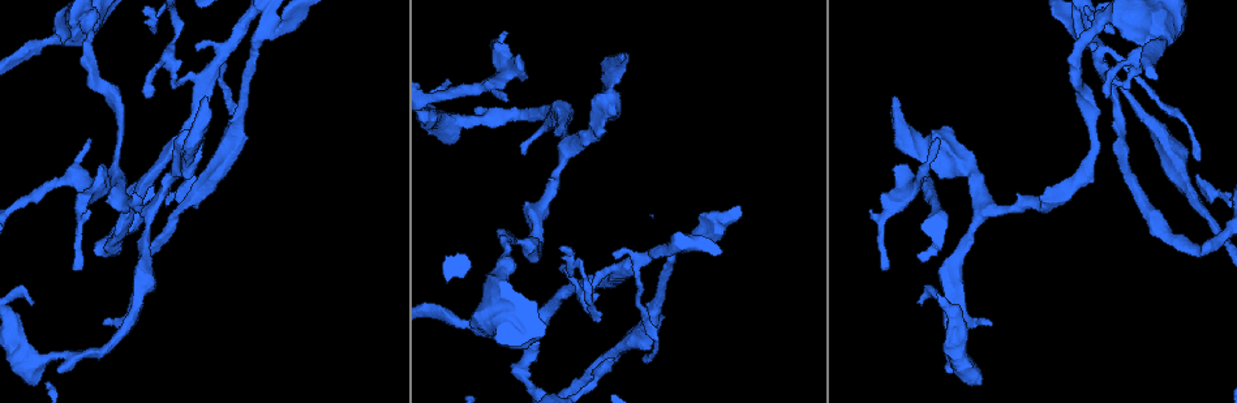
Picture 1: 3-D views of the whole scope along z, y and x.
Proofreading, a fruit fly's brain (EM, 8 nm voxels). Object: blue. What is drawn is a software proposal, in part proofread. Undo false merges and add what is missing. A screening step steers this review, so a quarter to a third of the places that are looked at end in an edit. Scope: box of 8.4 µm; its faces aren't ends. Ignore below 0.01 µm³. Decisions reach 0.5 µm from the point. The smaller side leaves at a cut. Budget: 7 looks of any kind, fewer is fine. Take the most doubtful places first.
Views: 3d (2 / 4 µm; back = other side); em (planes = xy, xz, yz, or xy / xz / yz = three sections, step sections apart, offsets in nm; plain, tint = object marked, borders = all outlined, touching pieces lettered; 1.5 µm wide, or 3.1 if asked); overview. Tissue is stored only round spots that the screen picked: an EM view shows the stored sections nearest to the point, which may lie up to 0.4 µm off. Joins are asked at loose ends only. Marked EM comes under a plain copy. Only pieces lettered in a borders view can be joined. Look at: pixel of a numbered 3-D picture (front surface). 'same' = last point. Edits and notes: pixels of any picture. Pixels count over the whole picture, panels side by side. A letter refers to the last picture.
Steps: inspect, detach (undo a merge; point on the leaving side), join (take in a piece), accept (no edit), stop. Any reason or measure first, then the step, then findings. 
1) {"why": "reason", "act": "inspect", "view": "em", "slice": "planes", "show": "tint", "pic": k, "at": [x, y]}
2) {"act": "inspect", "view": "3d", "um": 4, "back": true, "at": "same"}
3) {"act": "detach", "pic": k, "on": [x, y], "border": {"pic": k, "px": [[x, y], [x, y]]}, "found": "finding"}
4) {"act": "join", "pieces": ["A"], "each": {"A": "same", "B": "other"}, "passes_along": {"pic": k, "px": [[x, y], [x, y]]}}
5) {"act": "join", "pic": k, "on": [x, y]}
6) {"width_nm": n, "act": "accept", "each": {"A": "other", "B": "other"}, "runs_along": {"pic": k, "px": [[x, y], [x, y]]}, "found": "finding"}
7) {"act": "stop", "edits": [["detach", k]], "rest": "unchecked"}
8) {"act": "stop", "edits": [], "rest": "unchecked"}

{"why": "free end", "act": "inspect", "view": "3d", "um": 2, "pic": 1, "at": [105, 323]}

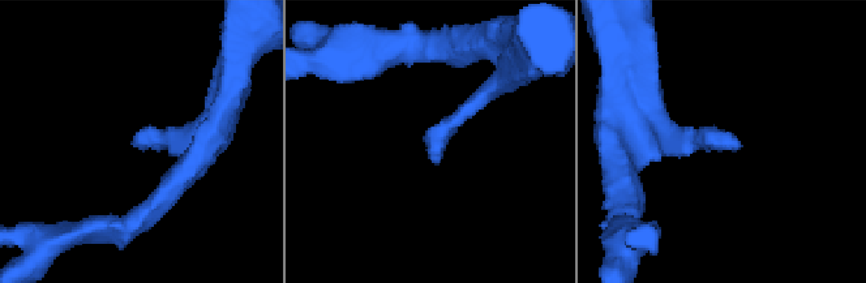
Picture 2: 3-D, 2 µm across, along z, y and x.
{"act": "inspect", "view": "em", "slice": "planes", "show": "tint", "pic": 2, "at": [144, 149]}

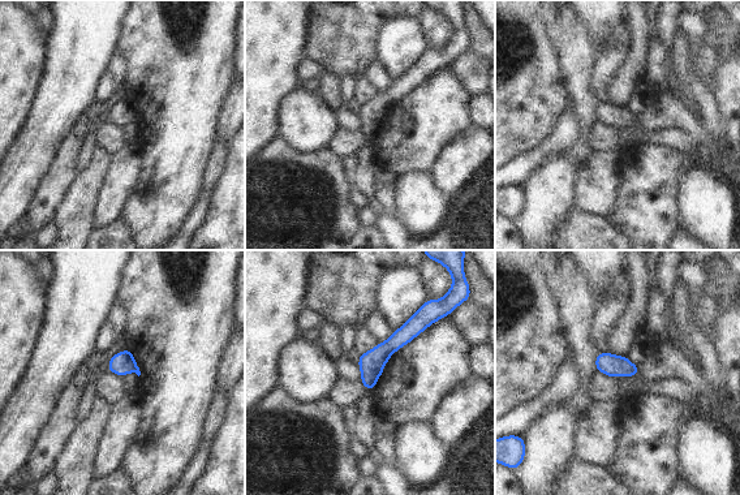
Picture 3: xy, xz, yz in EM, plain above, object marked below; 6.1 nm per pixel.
{"act": "inspect", "view": "em", "slice": "planes", "show": "borders", "at": "same"}

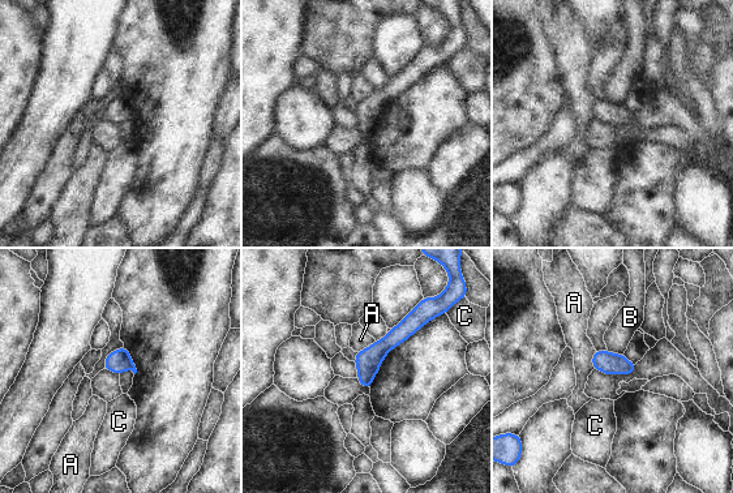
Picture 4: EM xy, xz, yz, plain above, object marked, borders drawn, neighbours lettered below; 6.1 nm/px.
{"width_nm": 140, "act": "accept", "each": {"A": "other", "B": "other", "C": "other"}, "runs_along": {"pic": 4, "px": [[415, 313], [368, 363], [365, 384]]}, "found": "none of them fits"}

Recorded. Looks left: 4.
{"why": "free end", "act": "inspect", "view": "em", "slice": "xz", "step": 4, "show": "borders", "pic": 1, "at": [149, 96]}

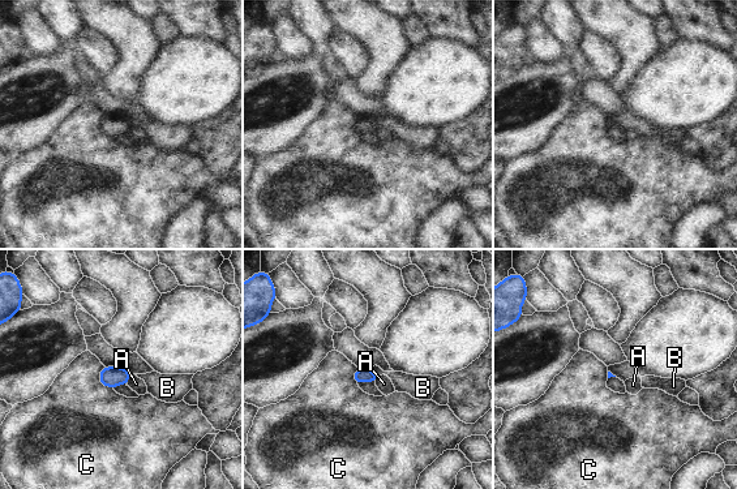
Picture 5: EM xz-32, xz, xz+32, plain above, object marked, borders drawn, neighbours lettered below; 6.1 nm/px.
{"act": "accept", "each": {"A": "other", "B": "other", "C": "other"}, "border": {"pic": 5, "px": [[368, 367], [378, 376]]}, "found": "none of them fits"}

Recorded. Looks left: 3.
{"why": "sudden change in width", "act": "inspect", "view": "3d", "um": 4, "pic": 1, "at": [499, 47]}

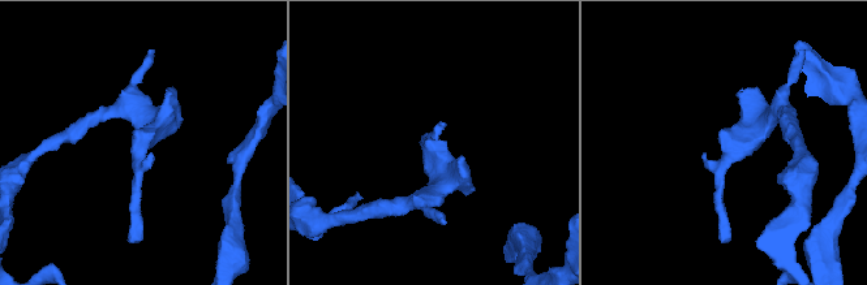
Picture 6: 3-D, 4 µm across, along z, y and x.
{"act": "inspect", "view": "em", "slice": "xy", "step": 8, "show": "tint", "pic": 6, "at": [727, 160]}

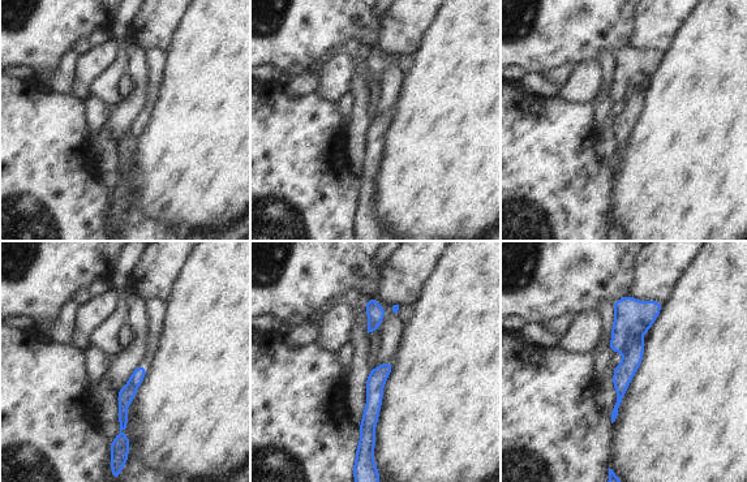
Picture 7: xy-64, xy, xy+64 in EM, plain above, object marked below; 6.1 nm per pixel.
{"why": "another direction", "act": "inspect", "view": "em", "slice": "planes", "show": "borders", "at": "same"}

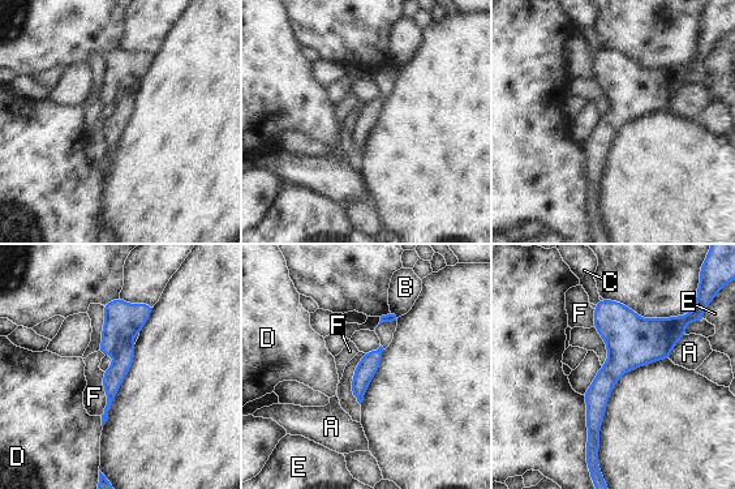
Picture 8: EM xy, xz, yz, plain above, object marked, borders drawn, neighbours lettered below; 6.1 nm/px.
{"act": "accept", "each": {"A": "other", "B": "other", "C": "other", "D": "other", "E": "other", "F": "other"}, "runs_along": {"pic": 8, "px": [[677, 320], [606, 378], [589, 442]]}, "found": "continuous, no second neuron"}

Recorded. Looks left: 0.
{"act": "stop", "edits": [], "rest": "unchecked"}

